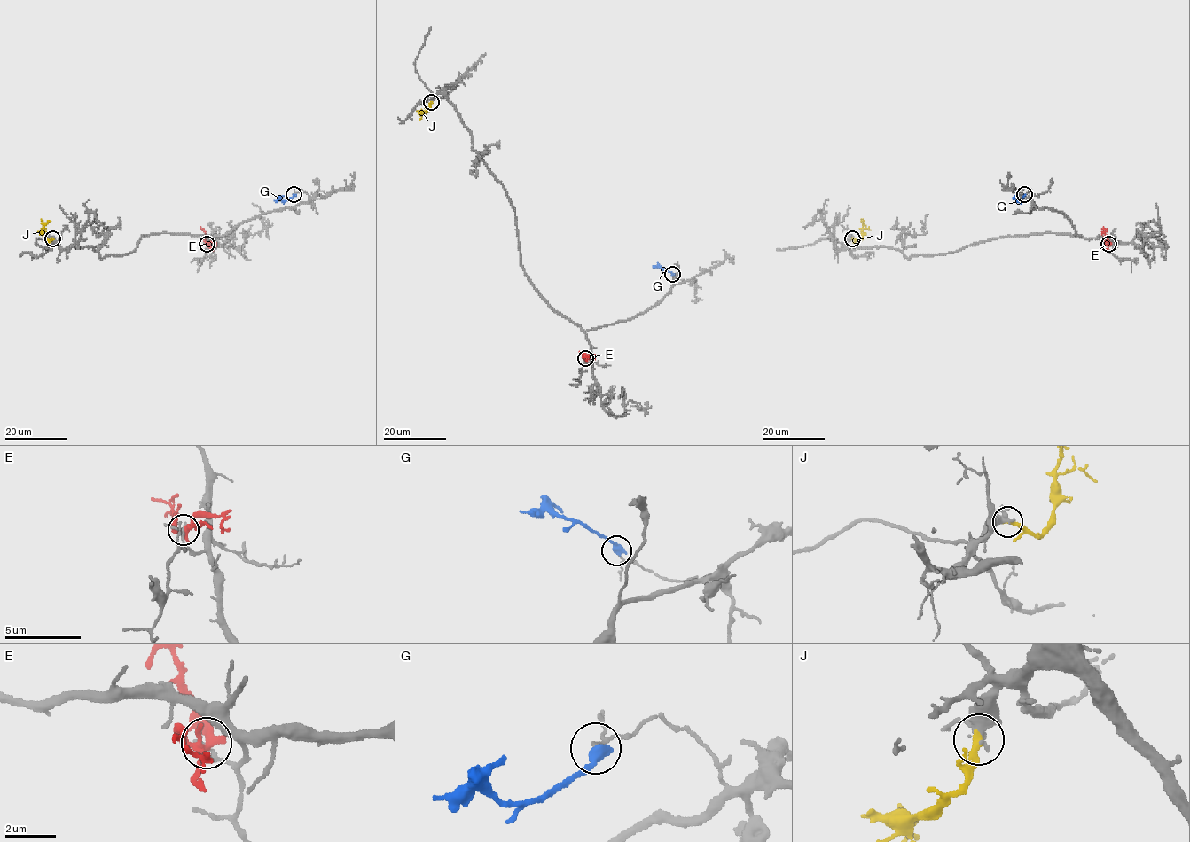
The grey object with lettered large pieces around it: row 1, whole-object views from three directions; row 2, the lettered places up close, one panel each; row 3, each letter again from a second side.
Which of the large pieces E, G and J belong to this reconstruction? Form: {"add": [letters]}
{"add": ["J"]}

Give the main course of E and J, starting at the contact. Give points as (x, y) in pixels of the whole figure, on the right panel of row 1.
E: (1109, 244), (1103, 227)
J: (852, 238), (859, 241), (861, 237), (861, 219)

